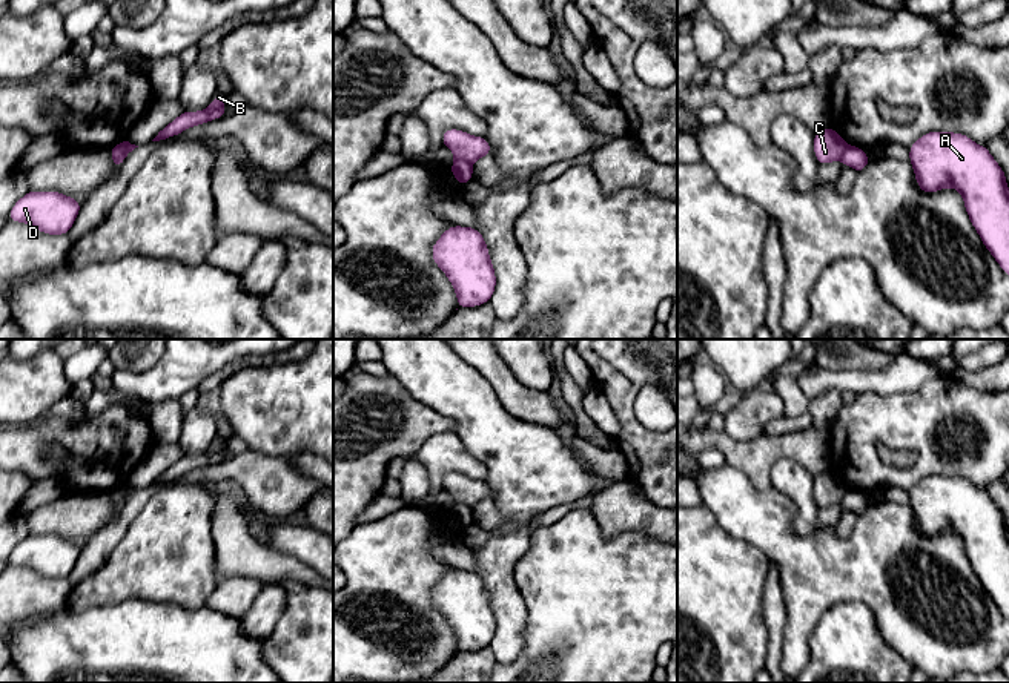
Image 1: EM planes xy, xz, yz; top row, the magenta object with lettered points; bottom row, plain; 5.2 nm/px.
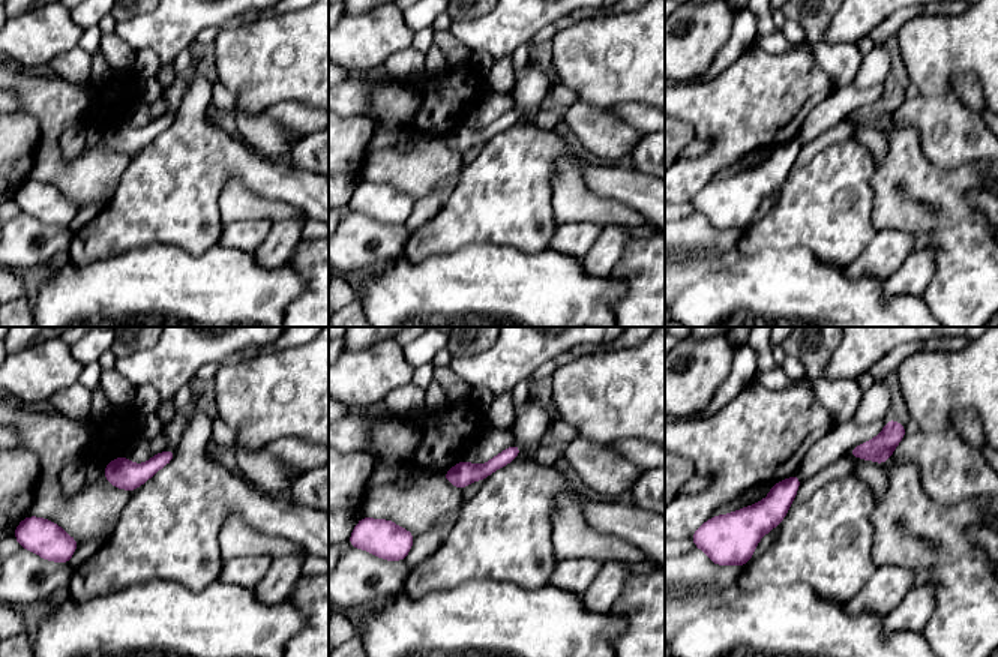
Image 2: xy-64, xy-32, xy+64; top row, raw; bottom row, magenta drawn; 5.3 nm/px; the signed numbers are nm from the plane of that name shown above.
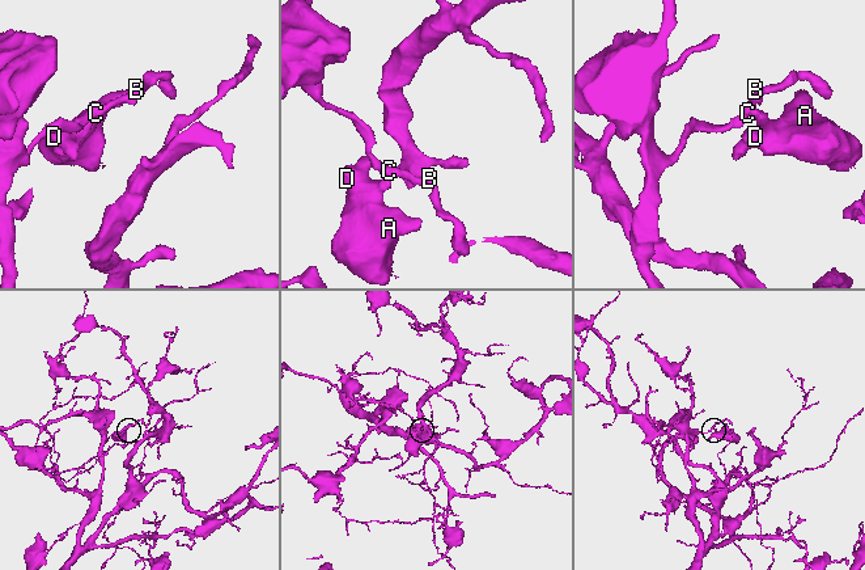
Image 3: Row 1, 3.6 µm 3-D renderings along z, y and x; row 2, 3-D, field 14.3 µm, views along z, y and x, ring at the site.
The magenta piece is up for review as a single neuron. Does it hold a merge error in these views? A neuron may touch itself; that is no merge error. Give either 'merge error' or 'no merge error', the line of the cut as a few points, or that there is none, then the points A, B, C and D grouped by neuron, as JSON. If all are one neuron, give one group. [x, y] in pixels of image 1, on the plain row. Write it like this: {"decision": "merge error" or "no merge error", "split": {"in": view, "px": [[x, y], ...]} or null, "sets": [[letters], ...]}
{"decision": "merge error", "split": {"in": "xz", "px": [[456, 502], [470, 507]]}, "sets": [["A", "D"], ["B", "C"]]}

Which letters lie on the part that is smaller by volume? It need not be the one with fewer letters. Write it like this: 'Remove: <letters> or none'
Remove: A, D

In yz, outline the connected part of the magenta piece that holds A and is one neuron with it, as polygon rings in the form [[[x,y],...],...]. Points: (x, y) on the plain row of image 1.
[[[928,476],[909,491],[909,505],[921,536],[934,537],[954,531],[963,539],[968,560],[981,586],[1009,619],[1009,531],[1006,517],[986,490],[960,476]]]

